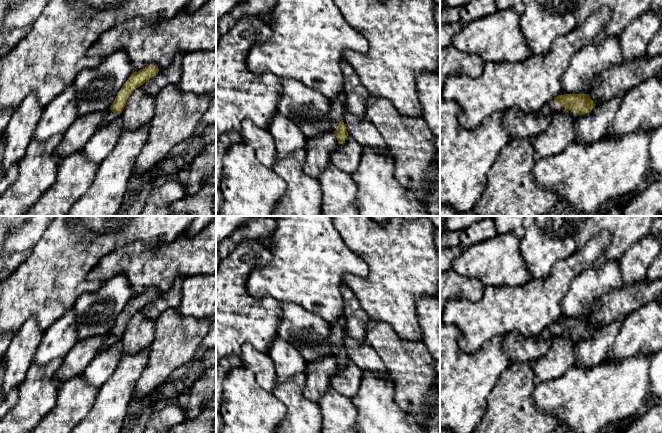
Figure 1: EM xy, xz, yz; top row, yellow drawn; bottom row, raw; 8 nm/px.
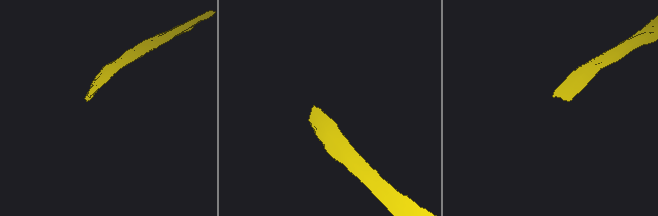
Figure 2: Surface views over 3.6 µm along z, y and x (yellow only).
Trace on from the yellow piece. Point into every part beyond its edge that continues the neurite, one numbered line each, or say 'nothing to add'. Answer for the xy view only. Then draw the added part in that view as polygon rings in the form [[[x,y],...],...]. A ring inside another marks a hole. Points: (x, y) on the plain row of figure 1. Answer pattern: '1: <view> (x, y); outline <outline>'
1: xy (109, 339); outline [[[110,333],[105,337],[101,350],[104,350],[115,343],[119,338],[112,336]]]

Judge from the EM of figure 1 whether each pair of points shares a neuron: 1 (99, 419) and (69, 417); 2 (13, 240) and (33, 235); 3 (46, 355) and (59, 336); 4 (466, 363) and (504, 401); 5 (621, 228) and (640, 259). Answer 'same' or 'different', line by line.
1: different
2: same
3: same
4: different
5: different

